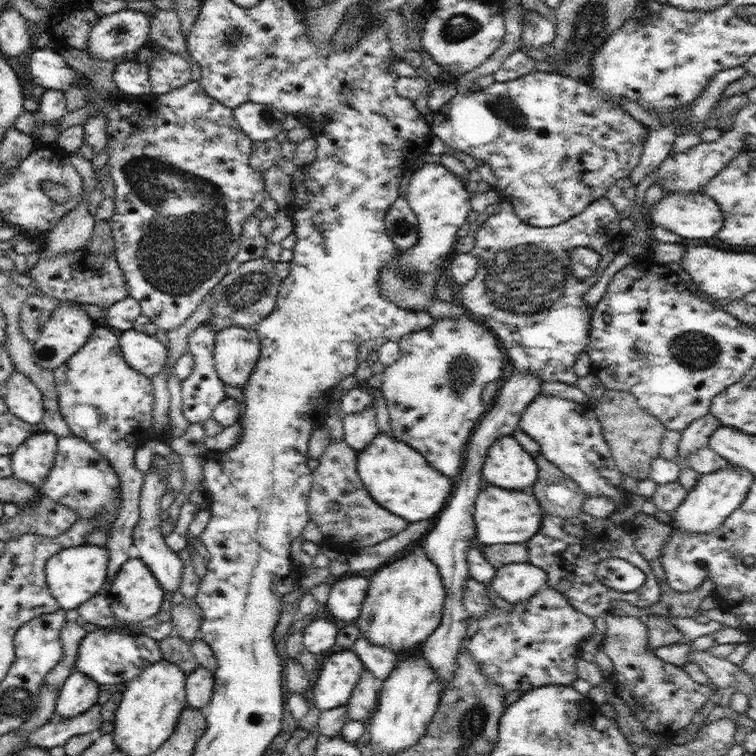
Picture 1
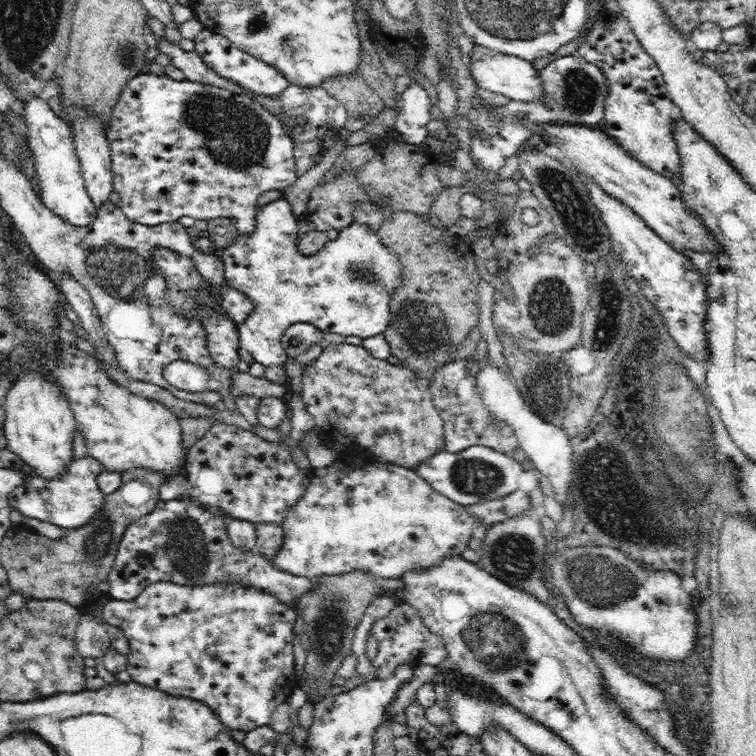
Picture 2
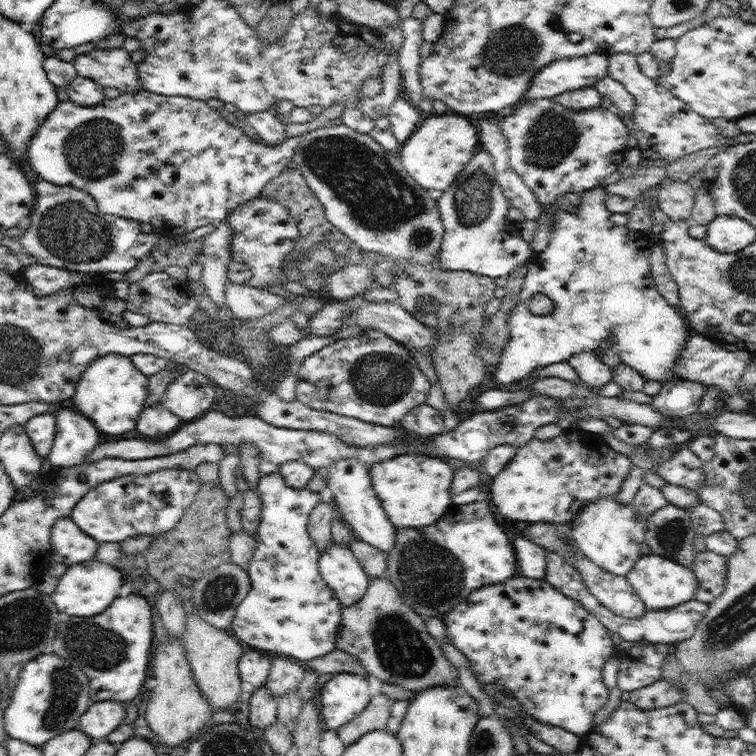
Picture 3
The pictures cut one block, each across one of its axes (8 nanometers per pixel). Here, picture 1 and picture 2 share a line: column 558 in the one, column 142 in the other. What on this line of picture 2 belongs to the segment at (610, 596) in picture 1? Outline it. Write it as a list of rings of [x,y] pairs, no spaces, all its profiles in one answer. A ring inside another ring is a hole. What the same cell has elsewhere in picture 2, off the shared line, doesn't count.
[[[159,499],[150,514],[146,514],[126,526],[122,540],[118,544],[114,566],[110,568],[106,580],[107,582],[104,583],[106,595],[116,600],[136,599],[146,587],[161,581],[190,587],[235,583],[244,587],[256,588],[258,591],[266,591],[280,603],[293,607],[298,599],[310,593],[317,586],[315,580],[311,578],[296,576],[276,568],[267,556],[259,552],[250,552],[234,546],[227,533],[226,518],[203,507],[194,506],[184,499],[170,501]]]

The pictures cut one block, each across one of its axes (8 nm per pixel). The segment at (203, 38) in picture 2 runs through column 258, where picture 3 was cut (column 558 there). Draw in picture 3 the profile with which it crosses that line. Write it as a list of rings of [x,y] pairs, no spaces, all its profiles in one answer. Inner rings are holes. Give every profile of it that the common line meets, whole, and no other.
[[[605,53],[555,60],[536,71],[523,100],[555,98],[567,90],[593,87],[607,75],[608,65],[609,56]]]

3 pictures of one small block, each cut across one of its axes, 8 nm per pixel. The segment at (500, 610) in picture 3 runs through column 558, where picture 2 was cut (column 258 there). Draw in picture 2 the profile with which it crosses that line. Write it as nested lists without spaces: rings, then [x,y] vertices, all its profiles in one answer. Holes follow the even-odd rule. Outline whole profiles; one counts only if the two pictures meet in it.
[[[161,581],[152,584],[136,599],[133,600],[109,600],[102,609],[103,621],[107,626],[118,627],[124,633],[130,643],[130,653],[127,656],[127,671],[131,680],[150,688],[156,688],[162,692],[182,698],[191,698],[195,701],[207,704],[218,719],[229,729],[250,732],[260,726],[269,726],[274,710],[283,702],[287,702],[296,687],[299,687],[299,679],[295,672],[295,659],[293,656],[292,642],[294,640],[293,628],[297,612],[293,606],[280,603],[274,596],[266,591],[258,591],[253,587],[244,587],[235,583],[207,585],[202,587],[190,587],[174,584],[174,582]]]

